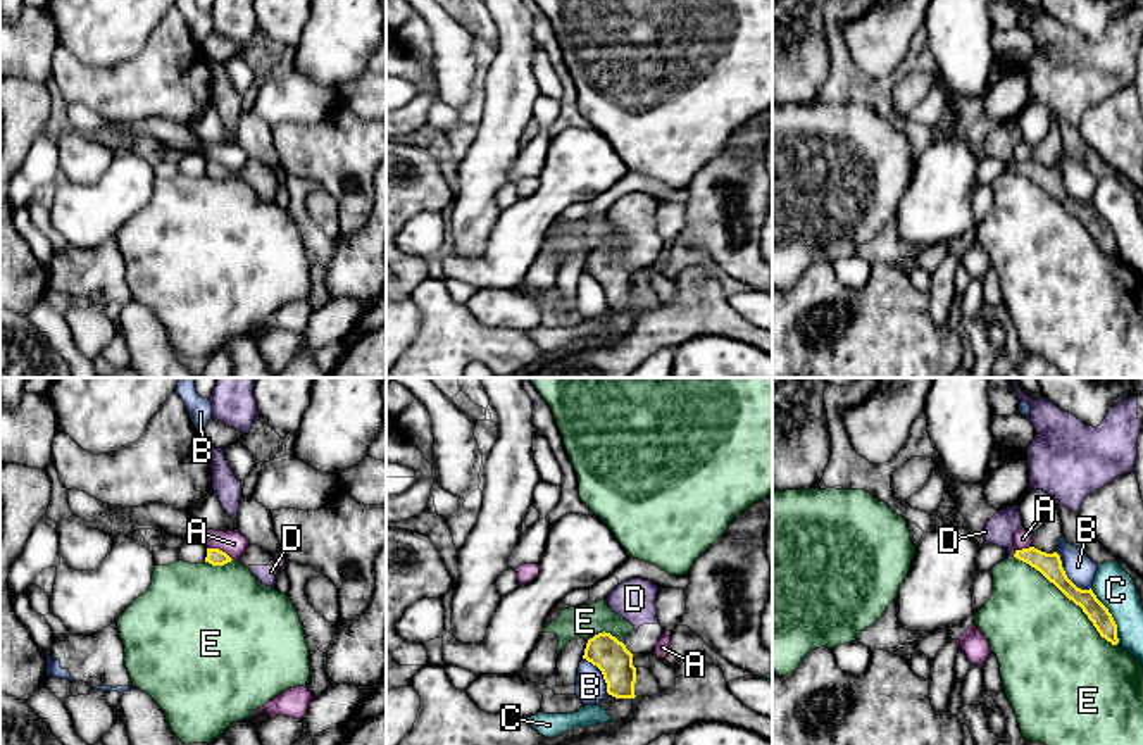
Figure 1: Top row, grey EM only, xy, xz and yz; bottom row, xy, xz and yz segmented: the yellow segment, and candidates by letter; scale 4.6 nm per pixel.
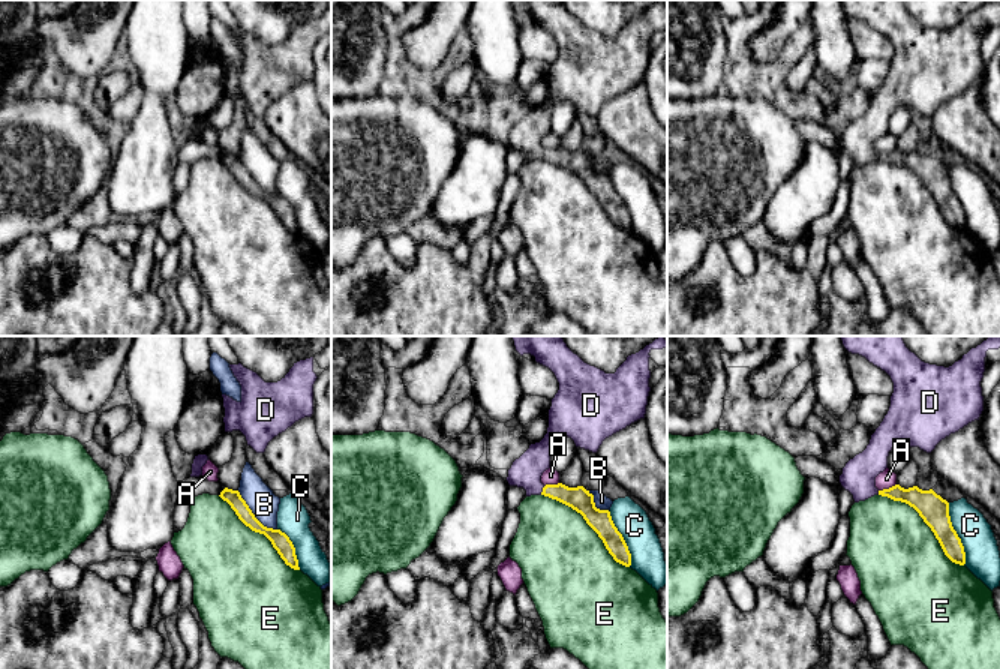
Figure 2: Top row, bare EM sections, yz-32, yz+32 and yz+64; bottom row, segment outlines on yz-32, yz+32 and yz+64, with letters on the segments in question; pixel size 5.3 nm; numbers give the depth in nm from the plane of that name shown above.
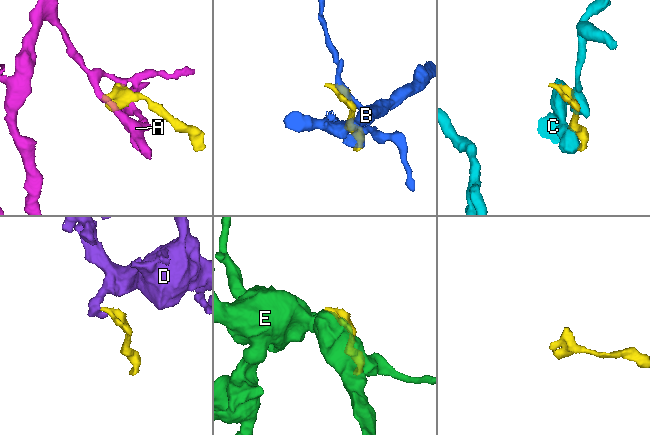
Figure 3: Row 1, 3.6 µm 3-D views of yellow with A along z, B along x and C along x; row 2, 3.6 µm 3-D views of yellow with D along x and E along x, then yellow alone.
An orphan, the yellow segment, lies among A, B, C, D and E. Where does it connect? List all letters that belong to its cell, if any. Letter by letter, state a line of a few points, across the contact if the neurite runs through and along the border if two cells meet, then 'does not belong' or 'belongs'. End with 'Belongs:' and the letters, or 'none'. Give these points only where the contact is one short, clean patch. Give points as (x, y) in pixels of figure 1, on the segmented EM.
A: line xy (207, 547), (218, 547), (233, 559); does not belong
B: does not belong
C: does not belong
D: line yz (1049, 564), (1016, 552), (1000, 530); belongs
E: does not belong
Belongs: D

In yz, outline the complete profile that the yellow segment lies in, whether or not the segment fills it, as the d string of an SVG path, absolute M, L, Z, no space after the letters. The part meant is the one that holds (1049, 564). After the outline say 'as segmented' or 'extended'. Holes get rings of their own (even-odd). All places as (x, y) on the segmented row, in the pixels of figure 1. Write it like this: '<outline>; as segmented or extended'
M1019 505L996 510L996 514L984 526L984 545L1003 547L1009 555L1029 564L1040 571L1050 583L1053 583L1069 600L1083 609L1093 623L1102 638L1112 645L1119 643L1117 624L1109 609L1096 598L1093 590L1077 588L1065 574L1060 555L1057 552L1046 554L1034 547L1017 550L1014 547L1014 535L1022 526Z; extended

